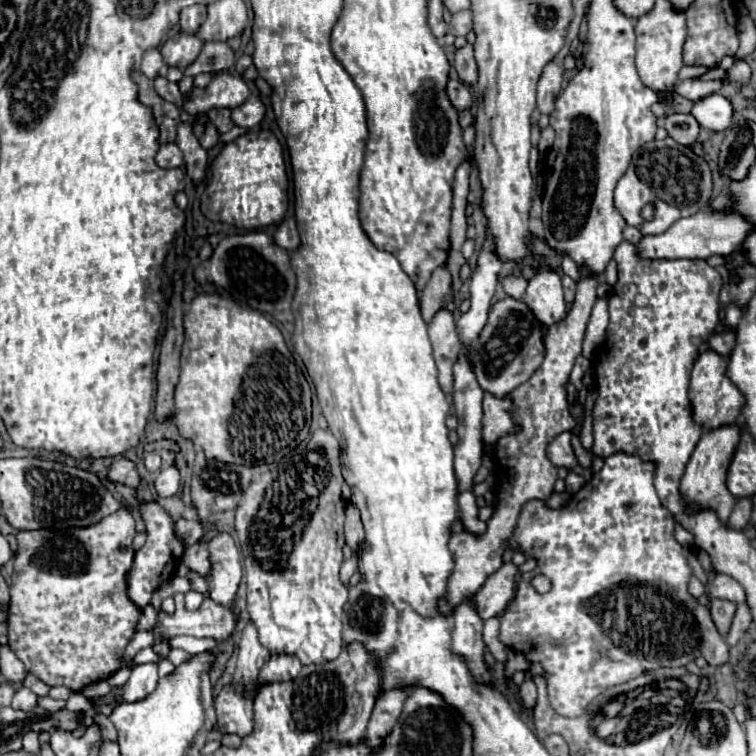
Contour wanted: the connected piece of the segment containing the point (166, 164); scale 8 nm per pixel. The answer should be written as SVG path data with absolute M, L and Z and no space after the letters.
M163 144L155 156L157 166L169 170L169 168L179 168L183 164L183 154L175 144Z

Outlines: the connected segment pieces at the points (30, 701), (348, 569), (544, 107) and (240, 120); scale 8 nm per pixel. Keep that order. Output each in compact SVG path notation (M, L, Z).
M17 686L17 692L15 692L15 698L13 698L13 708L21 708L21 710L31 710L37 706L37 696L25 688L25 686Z
M355 554L345 560L341 566L341 580L343 580L343 584L347 586L349 584L349 578L353 576L358 570L358 554Z
M551 60L545 68L543 74L539 78L539 88L537 88L537 108L543 114L551 114L553 112L553 100L557 96L557 92L561 90L563 84L563 66L557 60Z
M251 94L251 96L247 98L247 102L243 102L241 106L237 106L237 108L231 110L231 120L233 120L237 126L253 128L253 126L257 126L257 124L261 122L263 114L265 114L265 108L263 108L259 96L257 96L257 94Z

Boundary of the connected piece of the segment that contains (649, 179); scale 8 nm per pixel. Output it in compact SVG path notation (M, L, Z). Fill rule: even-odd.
M671 138L653 140L633 156L631 166L619 180L615 188L615 208L629 226L639 228L643 234L663 234L679 218L693 216L705 208L711 196L711 186L713 182L707 162L691 148L685 148ZM645 208L651 208L651 216L645 216Z

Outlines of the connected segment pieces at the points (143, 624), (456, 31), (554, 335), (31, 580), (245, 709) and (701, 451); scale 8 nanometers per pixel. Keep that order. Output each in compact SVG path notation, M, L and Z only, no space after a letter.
M149 604L147 608L141 610L141 620L137 624L137 630L151 630L151 626L155 624L155 618L157 618L157 610Z
M461 10L461 12L453 14L451 24L449 24L449 32L453 36L465 36L471 28L473 28L473 14L471 14L471 10Z
M581 270L581 280L577 282L577 296L575 304L569 310L567 318L561 324L551 326L545 332L545 360L535 370L535 374L521 386L517 386L509 398L513 402L513 422L519 426L519 432L505 434L495 444L495 458L501 462L503 472L507 480L499 486L497 492L497 506L493 516L487 520L487 532L483 536L471 536L467 532L453 534L449 548L455 554L455 570L449 578L449 590L441 604L443 612L451 612L461 600L475 596L475 592L481 588L481 584L491 576L499 566L503 564L503 552L509 548L509 538L515 530L515 522L519 518L519 510L529 500L547 500L553 492L553 484L557 480L557 468L547 458L547 446L549 442L559 436L561 432L567 432L575 426L575 420L567 406L567 394L565 384L569 380L569 372L573 368L575 358L581 354L581 342L585 334L585 326L591 316L591 308L597 300L595 288L597 278L593 278L589 272Z
M117 510L89 528L71 528L65 532L17 532L19 552L11 576L7 622L9 648L25 664L27 672L39 676L49 686L67 686L73 692L79 692L85 684L107 678L123 666L117 654L135 634L135 624L139 620L139 608L127 598L127 572L133 562L133 538L135 520L127 510Z
M233 686L221 690L215 700L217 724L225 734L245 736L253 730L253 700L251 694L239 696Z
M725 424L725 426L703 432L701 440L697 442L695 452L689 458L685 474L681 478L681 496L687 500L689 510L691 508L711 508L717 512L721 522L727 522L727 518L733 510L733 504L735 504L735 496L727 490L725 482L727 482L727 468L731 464L739 438L741 438L741 428L737 424Z

